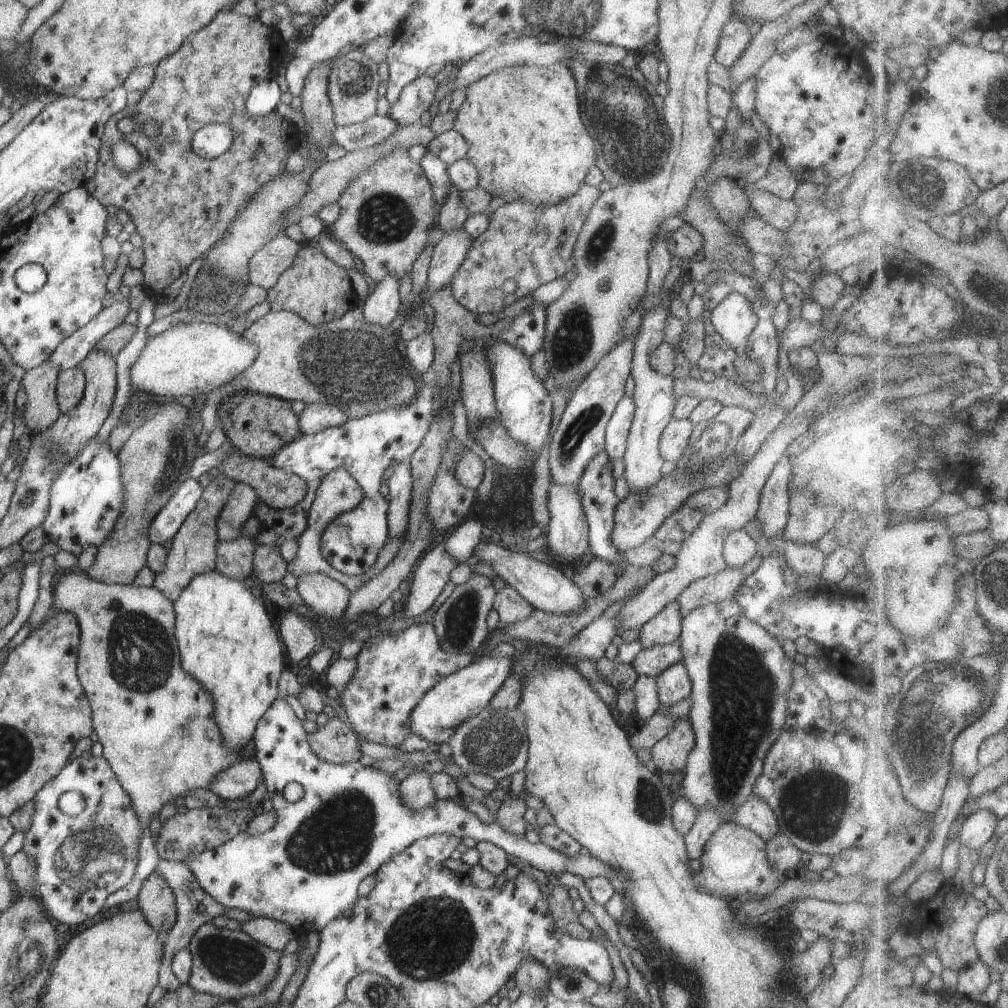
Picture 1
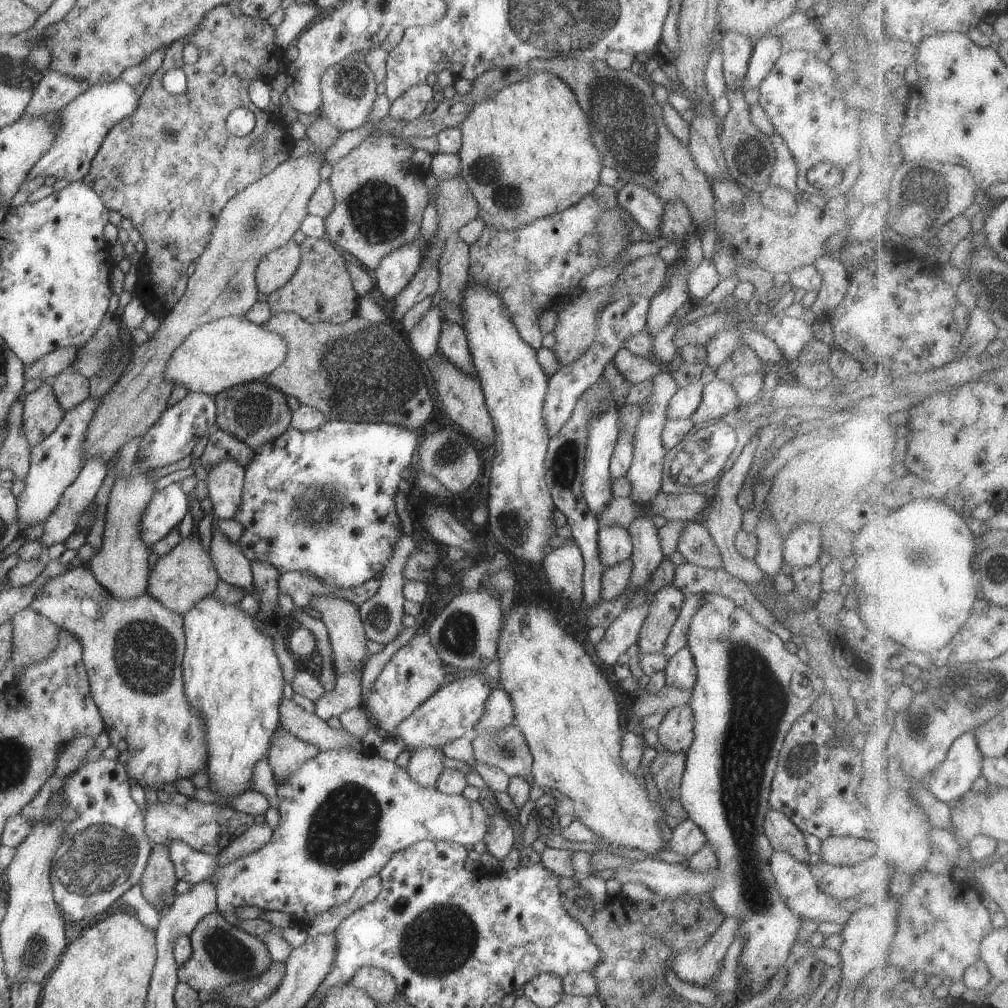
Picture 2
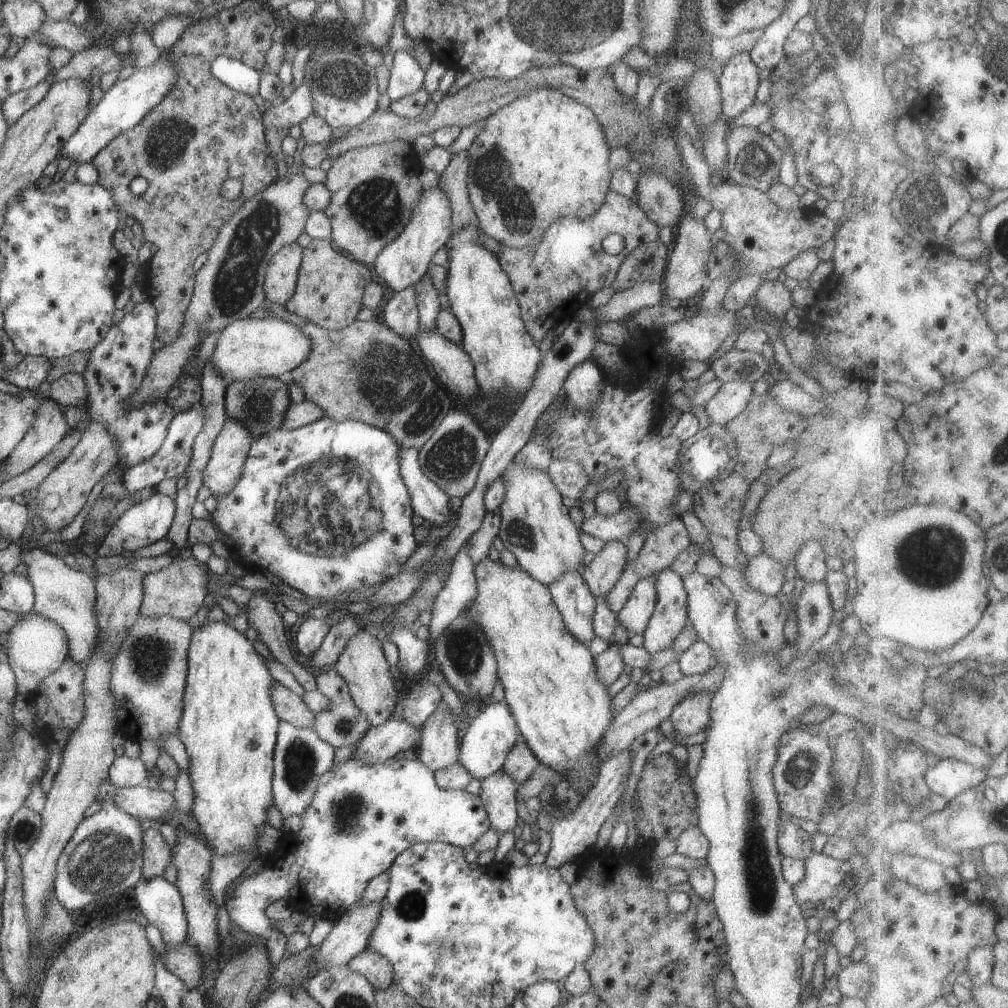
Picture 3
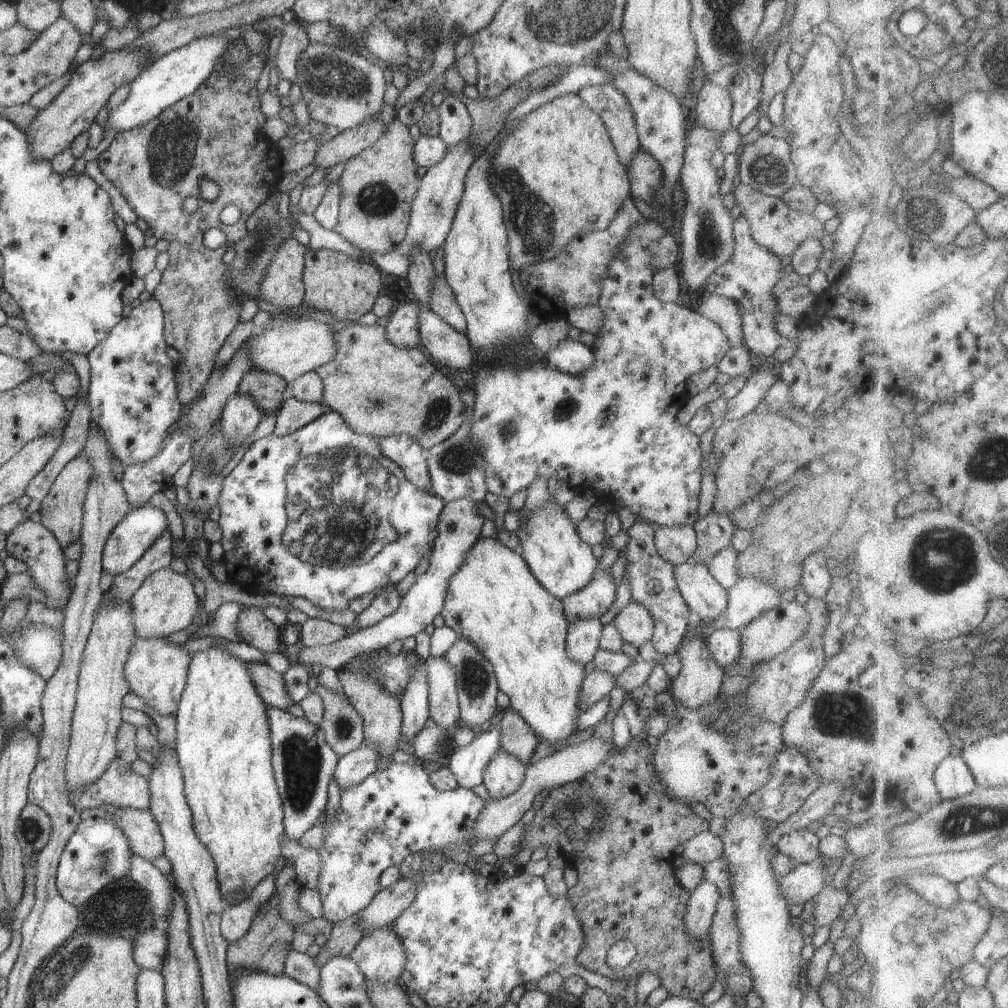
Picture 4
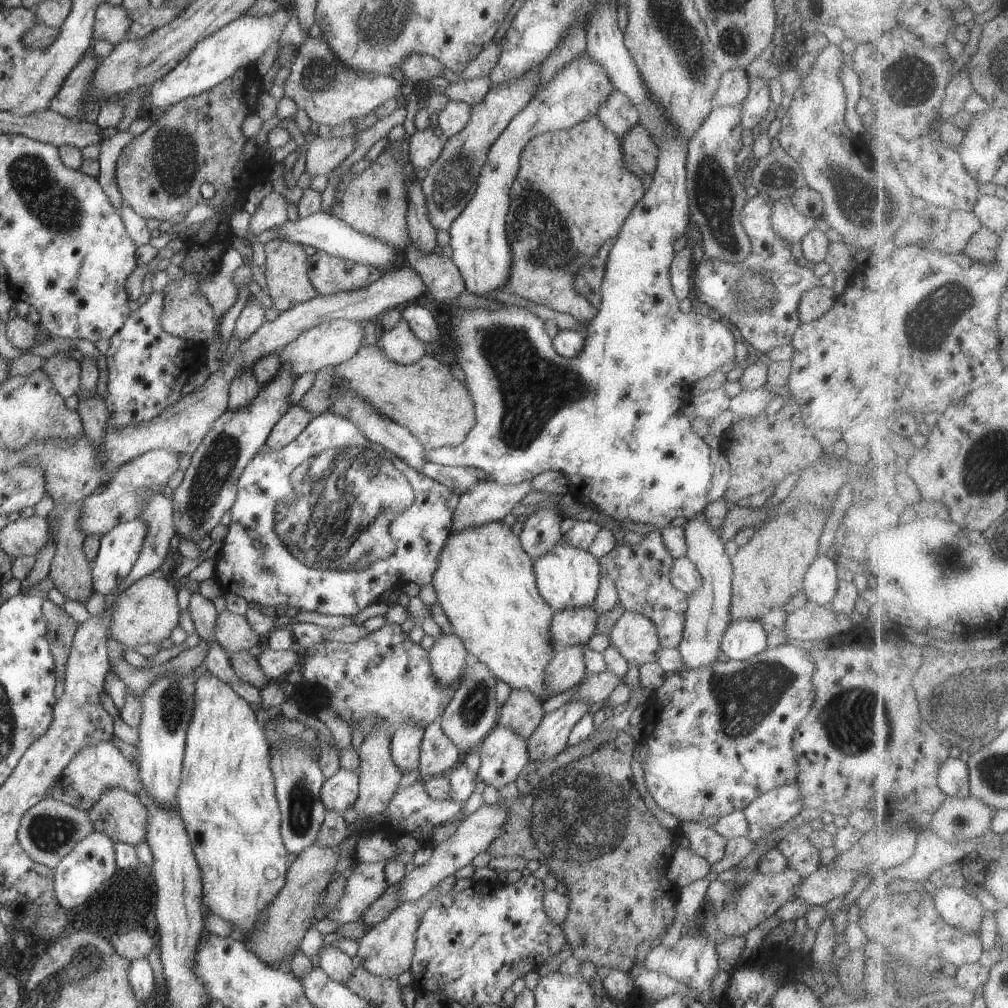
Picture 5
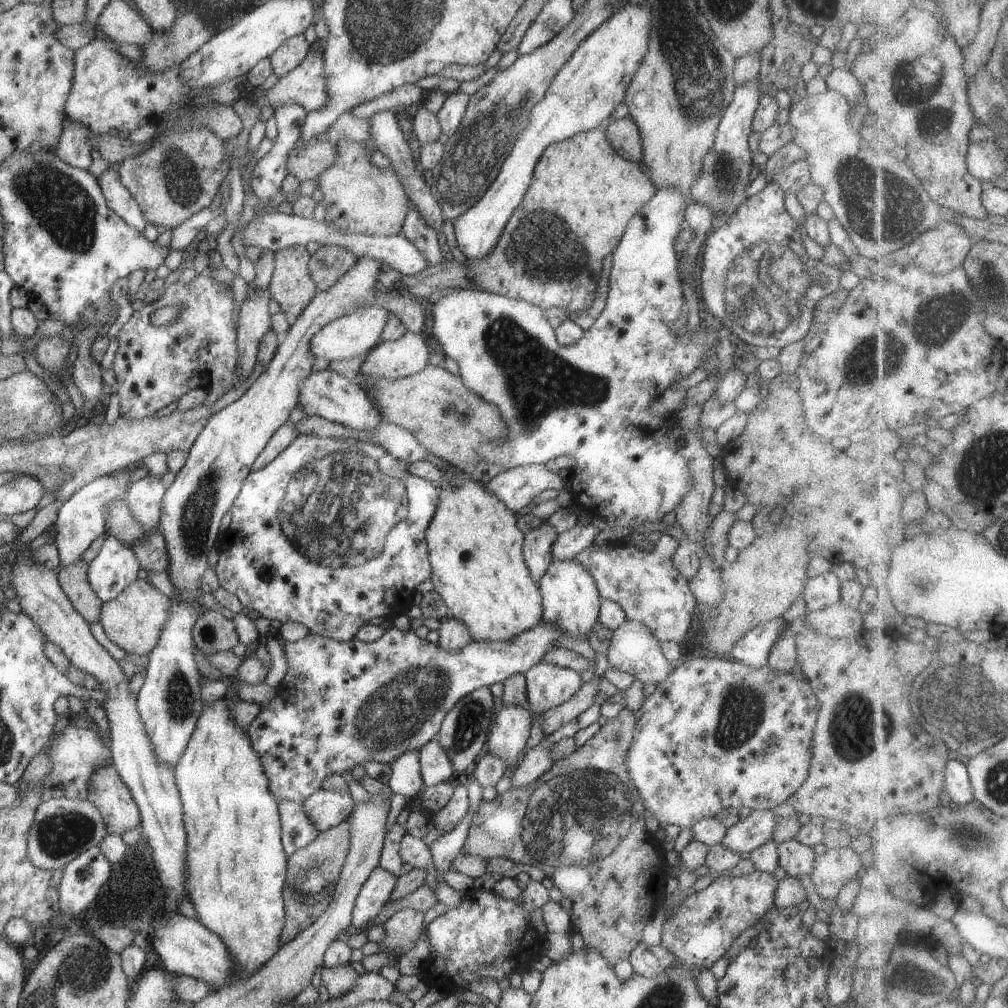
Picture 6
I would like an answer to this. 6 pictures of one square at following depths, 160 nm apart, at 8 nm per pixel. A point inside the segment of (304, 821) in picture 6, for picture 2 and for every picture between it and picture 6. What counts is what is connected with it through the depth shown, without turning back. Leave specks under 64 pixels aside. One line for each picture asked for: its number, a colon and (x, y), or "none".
2: (287, 752)
3: (301, 757)
4: (303, 764)
5: (298, 779)

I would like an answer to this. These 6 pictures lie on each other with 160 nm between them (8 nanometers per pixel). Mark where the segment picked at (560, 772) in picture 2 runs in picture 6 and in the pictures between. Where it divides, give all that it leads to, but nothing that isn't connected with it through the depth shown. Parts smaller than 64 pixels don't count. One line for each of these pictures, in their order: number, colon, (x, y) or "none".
3: (562, 709)
4: (494, 601)
5: (487, 594)
6: (475, 547)

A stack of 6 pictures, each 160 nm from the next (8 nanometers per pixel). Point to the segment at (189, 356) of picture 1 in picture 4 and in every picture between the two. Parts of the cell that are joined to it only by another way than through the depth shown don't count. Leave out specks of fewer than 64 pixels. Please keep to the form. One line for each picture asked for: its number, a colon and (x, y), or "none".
2: (231, 351)
3: (271, 347)
4: (292, 349)

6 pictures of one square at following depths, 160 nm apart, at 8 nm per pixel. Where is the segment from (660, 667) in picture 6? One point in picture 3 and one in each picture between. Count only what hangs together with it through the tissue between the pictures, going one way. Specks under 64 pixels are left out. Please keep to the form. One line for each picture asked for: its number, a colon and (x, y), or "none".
3: (634, 617)
4: (635, 625)
5: (635, 636)

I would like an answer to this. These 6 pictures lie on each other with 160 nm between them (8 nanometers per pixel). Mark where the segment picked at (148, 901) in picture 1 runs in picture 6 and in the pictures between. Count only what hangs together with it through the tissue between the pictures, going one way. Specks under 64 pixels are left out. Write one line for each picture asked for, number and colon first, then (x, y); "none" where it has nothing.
2: (157, 882)
3: (157, 856)
4: (146, 841)
5: (118, 813)
6: (107, 791)

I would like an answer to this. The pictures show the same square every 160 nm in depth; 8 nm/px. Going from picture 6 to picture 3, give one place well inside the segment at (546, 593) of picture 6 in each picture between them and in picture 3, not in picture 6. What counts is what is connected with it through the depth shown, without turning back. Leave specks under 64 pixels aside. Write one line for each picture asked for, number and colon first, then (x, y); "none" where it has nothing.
3: (535, 526)
4: (562, 563)
5: (567, 577)

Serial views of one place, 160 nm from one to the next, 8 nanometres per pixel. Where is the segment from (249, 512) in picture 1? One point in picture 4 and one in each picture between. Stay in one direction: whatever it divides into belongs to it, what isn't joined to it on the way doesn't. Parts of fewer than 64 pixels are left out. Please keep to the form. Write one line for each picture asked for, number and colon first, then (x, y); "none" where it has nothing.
2: (225, 481)
3: (229, 452)
4: (240, 417)

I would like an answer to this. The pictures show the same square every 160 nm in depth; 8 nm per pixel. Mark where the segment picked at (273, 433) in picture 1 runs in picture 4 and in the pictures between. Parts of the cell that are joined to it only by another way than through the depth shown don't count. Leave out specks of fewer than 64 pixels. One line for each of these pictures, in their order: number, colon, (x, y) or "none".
2: (255, 412)
3: (260, 404)
4: (269, 390)

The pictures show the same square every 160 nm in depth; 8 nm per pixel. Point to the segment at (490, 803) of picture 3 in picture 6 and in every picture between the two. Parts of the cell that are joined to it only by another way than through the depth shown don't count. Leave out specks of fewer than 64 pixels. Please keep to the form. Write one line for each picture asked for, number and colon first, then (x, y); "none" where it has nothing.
4: (504, 774)
5: (503, 752)
6: (509, 731)

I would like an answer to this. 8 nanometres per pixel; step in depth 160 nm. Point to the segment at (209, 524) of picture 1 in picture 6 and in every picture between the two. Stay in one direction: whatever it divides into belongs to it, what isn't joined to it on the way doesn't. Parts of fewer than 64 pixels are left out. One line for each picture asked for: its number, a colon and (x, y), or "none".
2: (186, 575)
3: (178, 591)
4: (165, 603)
5: (146, 612)
6: (133, 620)

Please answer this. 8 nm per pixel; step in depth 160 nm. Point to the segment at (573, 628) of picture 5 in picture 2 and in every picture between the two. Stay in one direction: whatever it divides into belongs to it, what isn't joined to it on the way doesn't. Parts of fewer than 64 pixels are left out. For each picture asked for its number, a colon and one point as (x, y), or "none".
2: (615, 545)
3: (601, 575)
4: (593, 601)

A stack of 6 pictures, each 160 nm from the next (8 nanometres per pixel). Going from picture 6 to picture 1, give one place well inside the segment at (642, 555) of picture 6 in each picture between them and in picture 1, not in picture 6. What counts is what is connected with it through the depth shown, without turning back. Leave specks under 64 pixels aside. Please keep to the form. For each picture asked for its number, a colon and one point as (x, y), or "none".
1: (662, 629)
2: (664, 609)
3: (669, 617)
4: (651, 578)
5: (641, 573)

